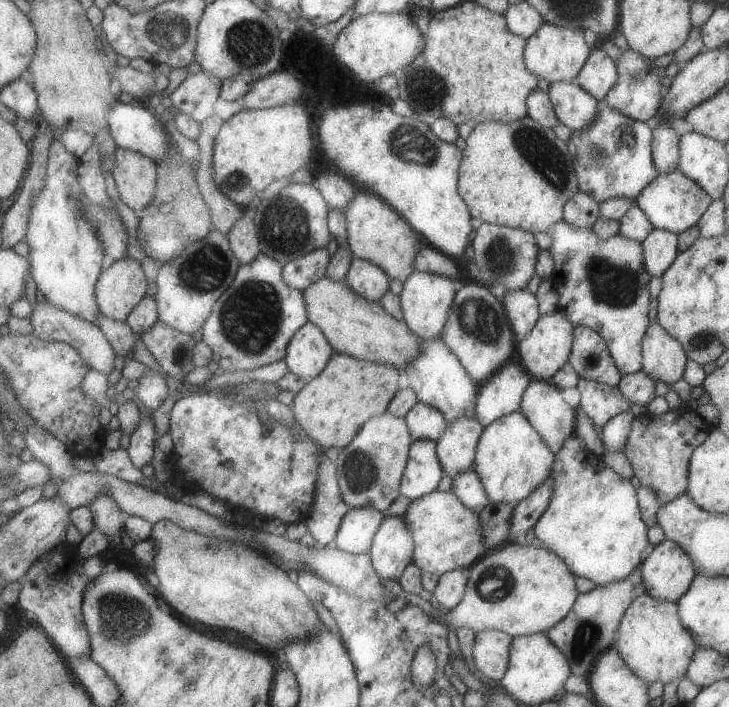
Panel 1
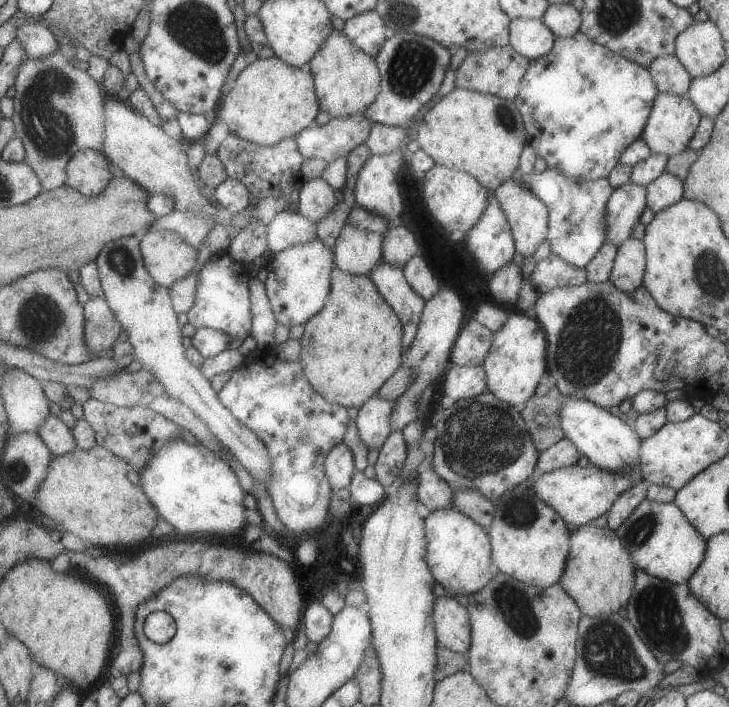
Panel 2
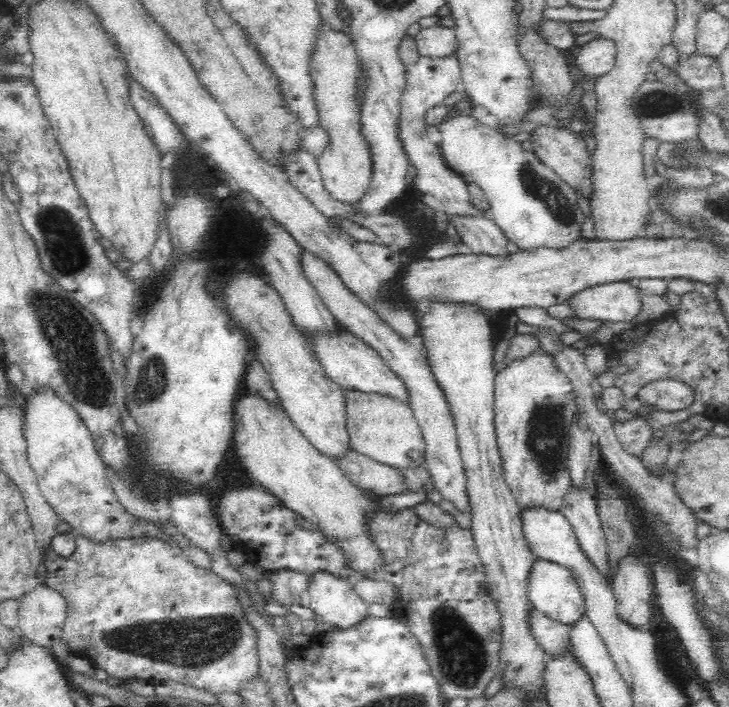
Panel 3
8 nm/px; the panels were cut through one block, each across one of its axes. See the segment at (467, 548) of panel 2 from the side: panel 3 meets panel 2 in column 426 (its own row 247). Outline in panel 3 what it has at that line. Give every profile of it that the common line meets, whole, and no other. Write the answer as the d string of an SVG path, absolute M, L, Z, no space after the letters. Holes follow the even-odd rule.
M456 113L438 127L442 135L439 144L450 168L462 175L467 183L477 184L486 195L490 208L484 212L500 226L514 248L548 246L560 248L580 235L584 218L577 205L576 192L553 168L544 164L534 153L524 150L520 142L506 137L496 128L489 128L470 114Z

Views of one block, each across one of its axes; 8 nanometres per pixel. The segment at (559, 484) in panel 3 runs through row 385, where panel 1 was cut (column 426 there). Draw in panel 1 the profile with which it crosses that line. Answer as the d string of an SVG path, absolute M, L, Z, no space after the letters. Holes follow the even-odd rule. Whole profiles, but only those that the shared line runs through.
M435 490L412 500L403 518L415 540L413 563L424 572L440 577L460 568L471 568L487 554L480 514L461 502L461 498L452 490Z

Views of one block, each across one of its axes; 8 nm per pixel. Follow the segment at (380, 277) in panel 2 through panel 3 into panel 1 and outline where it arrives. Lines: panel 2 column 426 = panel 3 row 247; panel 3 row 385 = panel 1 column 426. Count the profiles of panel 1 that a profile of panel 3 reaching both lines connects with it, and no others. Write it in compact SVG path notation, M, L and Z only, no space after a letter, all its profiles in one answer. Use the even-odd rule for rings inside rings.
M421 401L407 414L406 419L409 430L412 430L413 440L439 442L448 429L448 422L441 410Z

